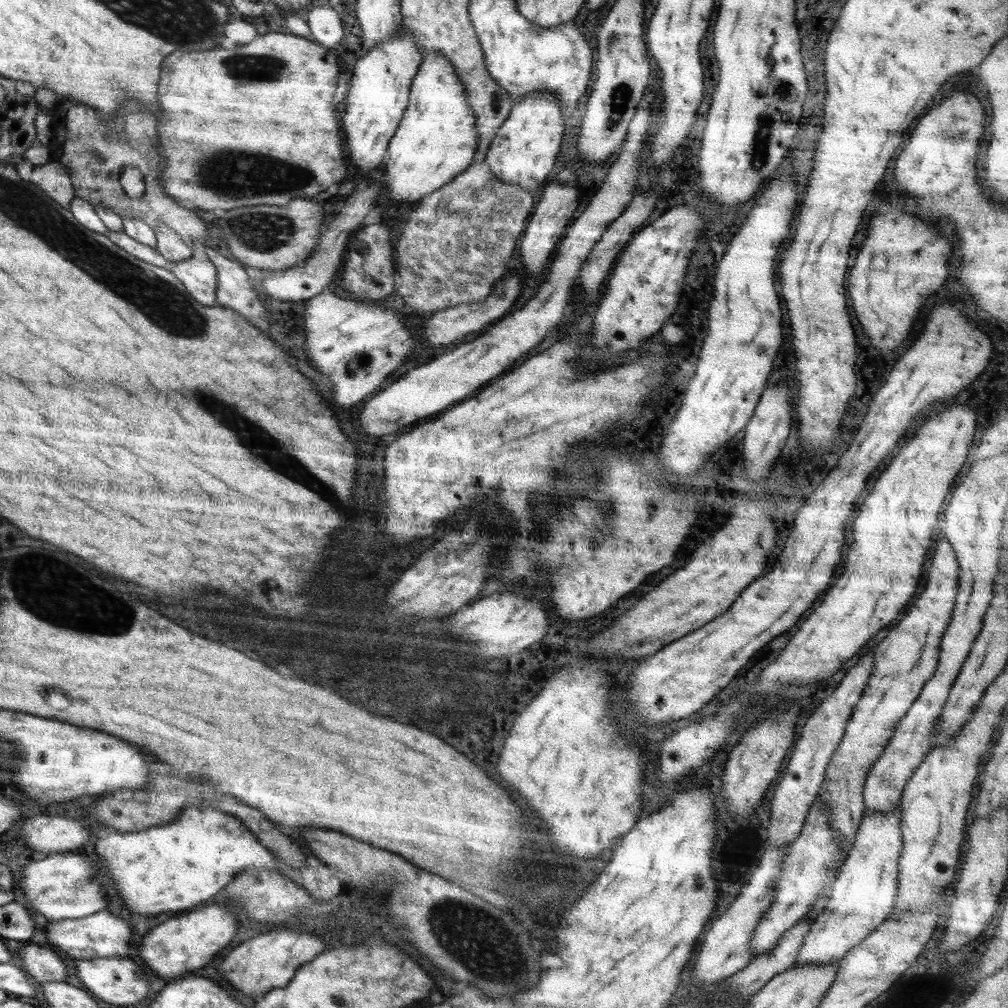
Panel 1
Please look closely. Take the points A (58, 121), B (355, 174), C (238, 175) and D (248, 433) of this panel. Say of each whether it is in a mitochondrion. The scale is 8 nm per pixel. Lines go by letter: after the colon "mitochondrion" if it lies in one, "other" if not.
A: other
B: other
C: mitochondrion
D: mitochondrion

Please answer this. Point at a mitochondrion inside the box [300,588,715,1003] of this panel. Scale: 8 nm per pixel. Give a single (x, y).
(481, 942)

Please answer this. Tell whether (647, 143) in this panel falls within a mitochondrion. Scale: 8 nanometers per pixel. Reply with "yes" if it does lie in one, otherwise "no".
no

